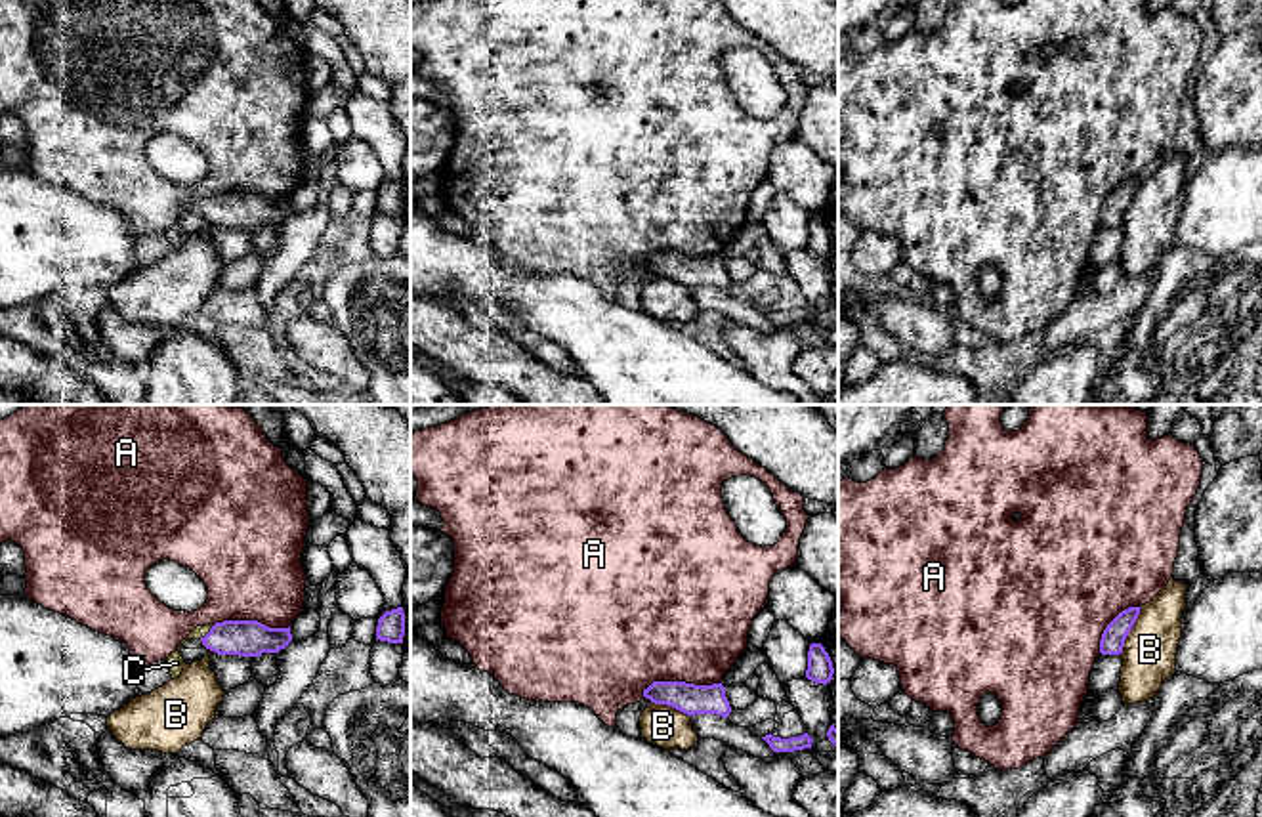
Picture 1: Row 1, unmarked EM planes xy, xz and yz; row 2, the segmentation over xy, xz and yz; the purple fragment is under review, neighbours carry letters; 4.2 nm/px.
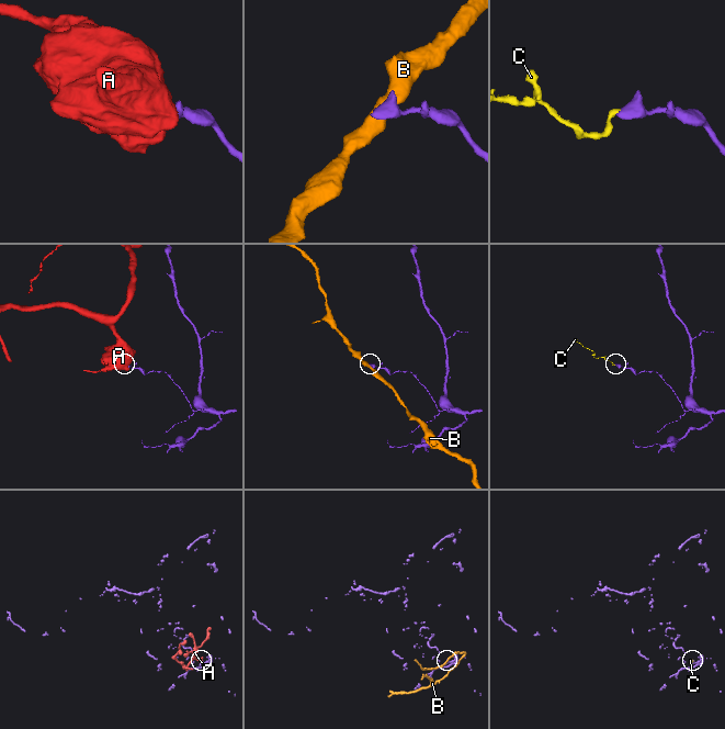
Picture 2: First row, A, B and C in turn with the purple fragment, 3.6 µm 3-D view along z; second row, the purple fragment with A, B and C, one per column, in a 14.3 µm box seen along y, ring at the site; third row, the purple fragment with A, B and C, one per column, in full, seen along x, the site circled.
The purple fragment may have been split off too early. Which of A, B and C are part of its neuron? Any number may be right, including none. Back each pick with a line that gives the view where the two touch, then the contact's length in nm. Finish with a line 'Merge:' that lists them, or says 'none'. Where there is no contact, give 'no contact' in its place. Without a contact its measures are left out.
C: meets purple in xy; contact 90 nm long
Merge: C

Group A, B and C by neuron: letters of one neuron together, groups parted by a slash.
A / B / C

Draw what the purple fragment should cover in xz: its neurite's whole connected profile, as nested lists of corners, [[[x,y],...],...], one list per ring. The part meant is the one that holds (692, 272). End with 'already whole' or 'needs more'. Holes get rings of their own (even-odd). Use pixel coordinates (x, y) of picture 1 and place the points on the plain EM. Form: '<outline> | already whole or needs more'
[[[653,254],[643,269],[655,277],[672,279],[687,288],[716,286],[727,290],[731,284],[722,256],[695,258],[685,254]]] | already whole

